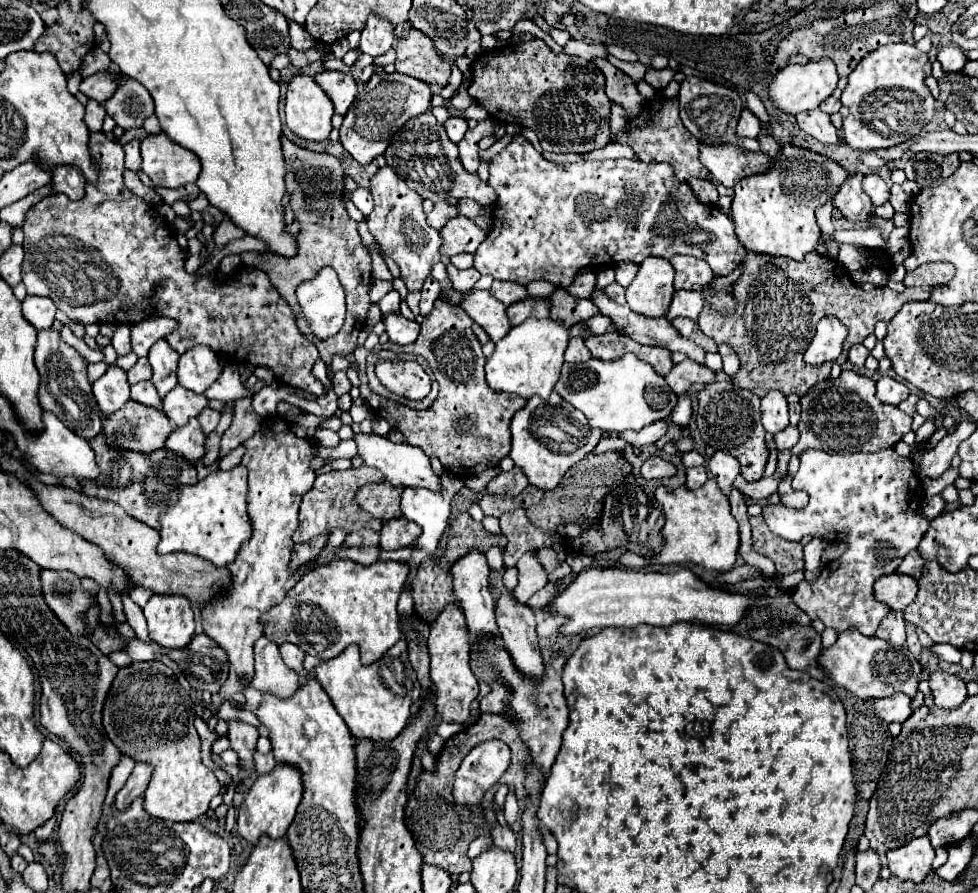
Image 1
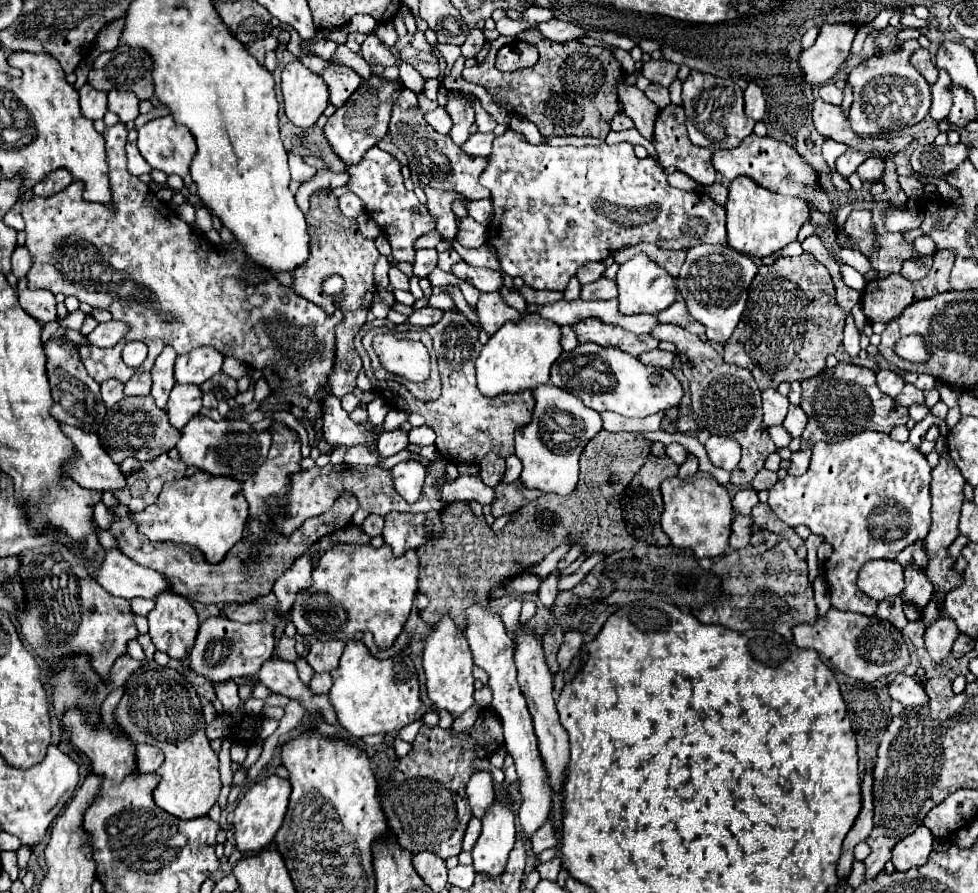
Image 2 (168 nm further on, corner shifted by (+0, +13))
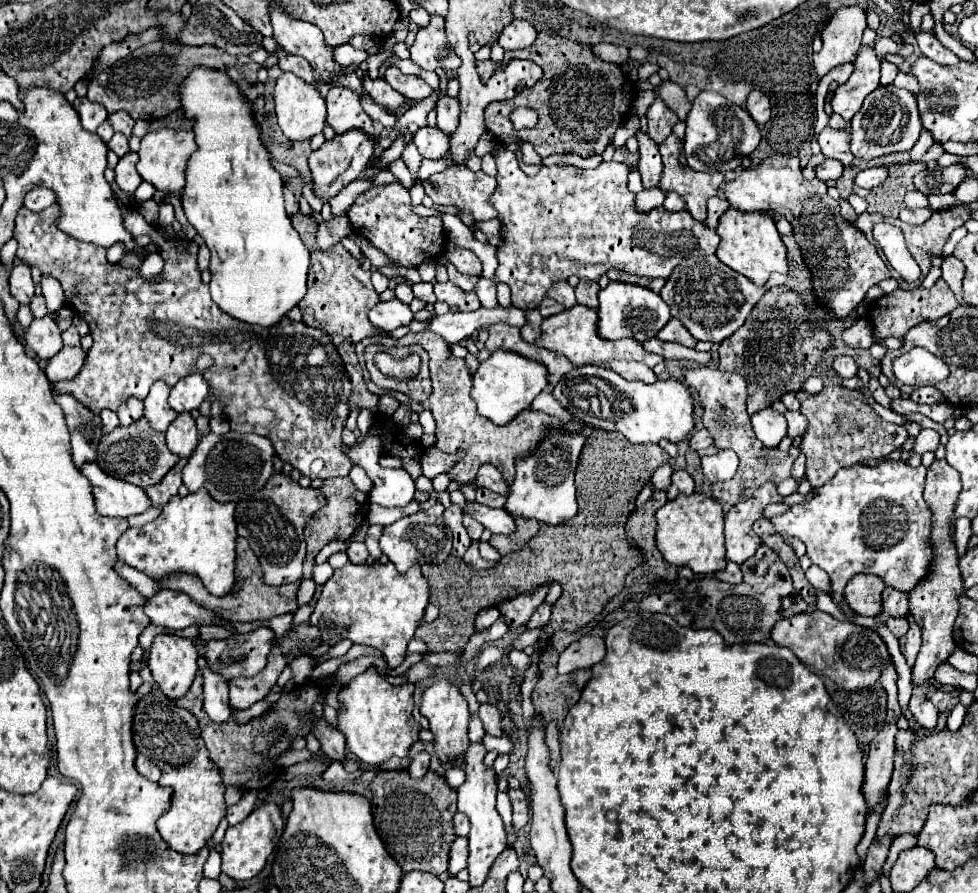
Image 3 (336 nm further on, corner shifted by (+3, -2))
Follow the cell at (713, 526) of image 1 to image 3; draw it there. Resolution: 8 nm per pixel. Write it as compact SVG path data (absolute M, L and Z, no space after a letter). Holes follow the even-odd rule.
M680 494L656 512L656 546L664 560L674 566L688 566L694 574L710 574L726 568L724 512L720 502L704 494Z

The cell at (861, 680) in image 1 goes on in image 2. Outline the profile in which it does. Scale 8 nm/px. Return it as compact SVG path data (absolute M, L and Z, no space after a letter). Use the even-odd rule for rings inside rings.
M829 609L825 617L819 617L815 625L797 625L793 631L795 645L801 649L815 649L823 661L831 663L847 677L859 681L875 681L879 677L887 677L895 671L903 671L911 659L907 643L899 629L895 629L889 621L879 617L865 617L851 611Z

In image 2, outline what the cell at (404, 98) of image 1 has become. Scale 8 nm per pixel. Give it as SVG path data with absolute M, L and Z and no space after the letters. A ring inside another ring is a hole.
M373 75L369 81L363 81L363 85L349 97L349 101L339 107L325 125L325 137L331 143L333 151L347 163L359 163L367 149L377 145L387 135L387 125L391 119L391 111L395 101L399 99L403 91L401 81L387 81L381 75Z

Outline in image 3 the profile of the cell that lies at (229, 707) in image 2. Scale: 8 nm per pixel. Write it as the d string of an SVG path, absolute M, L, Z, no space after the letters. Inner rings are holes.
M204 666L202 668L204 676L204 708L208 716L216 722L228 720L230 712L230 702L228 702L228 682L224 676L216 674L212 668Z

